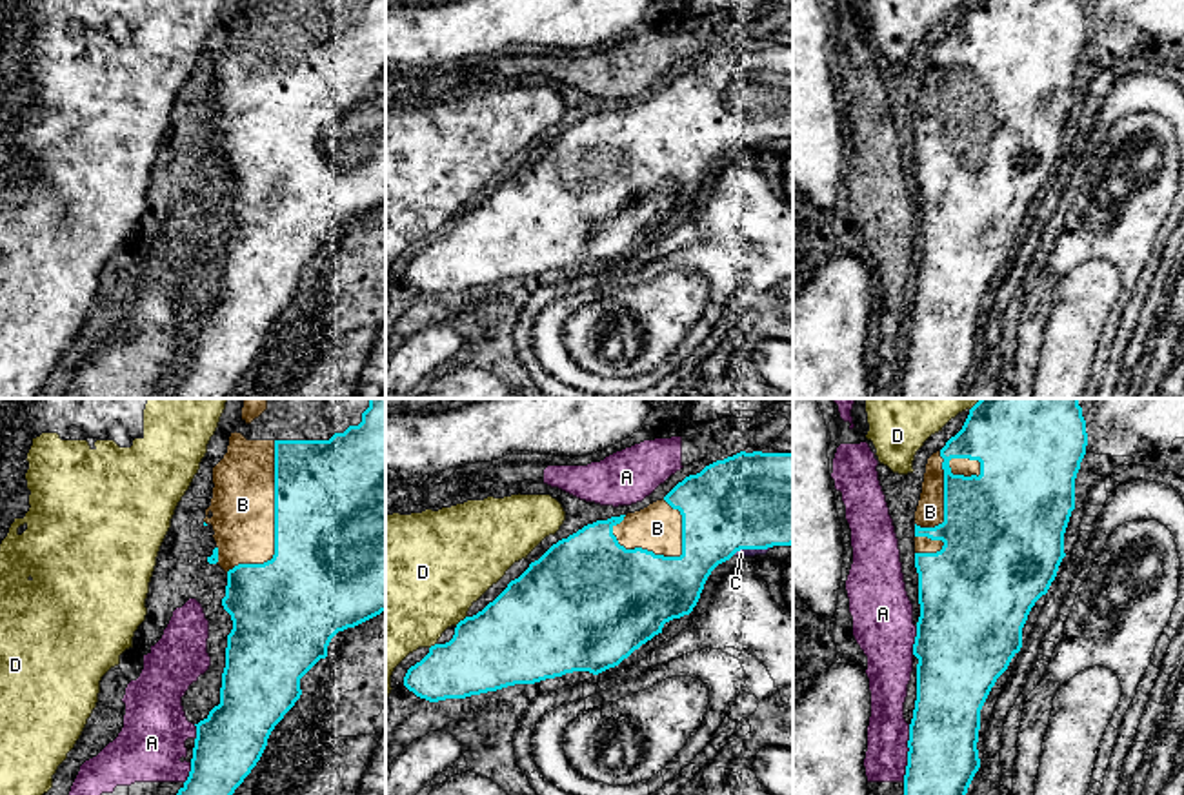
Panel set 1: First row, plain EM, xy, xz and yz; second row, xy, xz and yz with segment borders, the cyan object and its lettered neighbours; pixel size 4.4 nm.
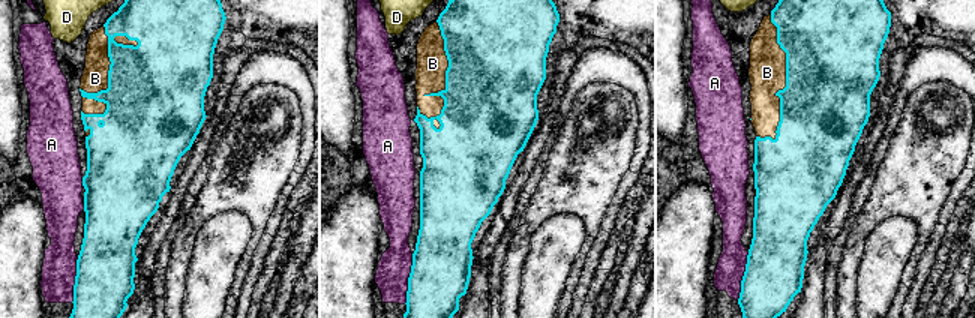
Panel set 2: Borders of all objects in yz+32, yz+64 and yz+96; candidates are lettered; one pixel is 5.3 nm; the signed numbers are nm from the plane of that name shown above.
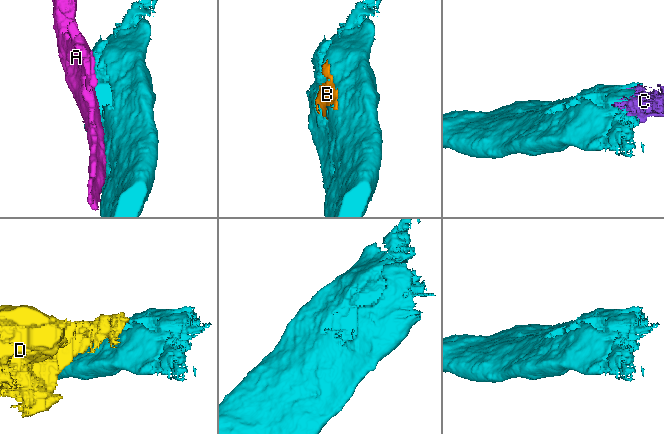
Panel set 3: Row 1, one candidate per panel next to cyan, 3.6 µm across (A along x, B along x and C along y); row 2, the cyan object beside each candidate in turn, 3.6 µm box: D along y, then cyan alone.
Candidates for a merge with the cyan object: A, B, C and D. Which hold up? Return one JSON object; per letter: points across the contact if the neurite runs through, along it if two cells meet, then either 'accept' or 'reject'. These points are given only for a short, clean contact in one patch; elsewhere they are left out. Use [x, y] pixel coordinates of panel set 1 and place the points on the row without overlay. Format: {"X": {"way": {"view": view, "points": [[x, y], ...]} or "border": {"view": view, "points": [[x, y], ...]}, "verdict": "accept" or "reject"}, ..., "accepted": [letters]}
{"A": {"verdict": "reject"}, "B": {"verdict": "accept"}, "C": {"verdict": "reject"}, "D": {"verdict": "reject"}, "accepted": ["B"]}

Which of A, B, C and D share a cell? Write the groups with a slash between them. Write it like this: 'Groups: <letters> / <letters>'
Groups: A / B / C / D

